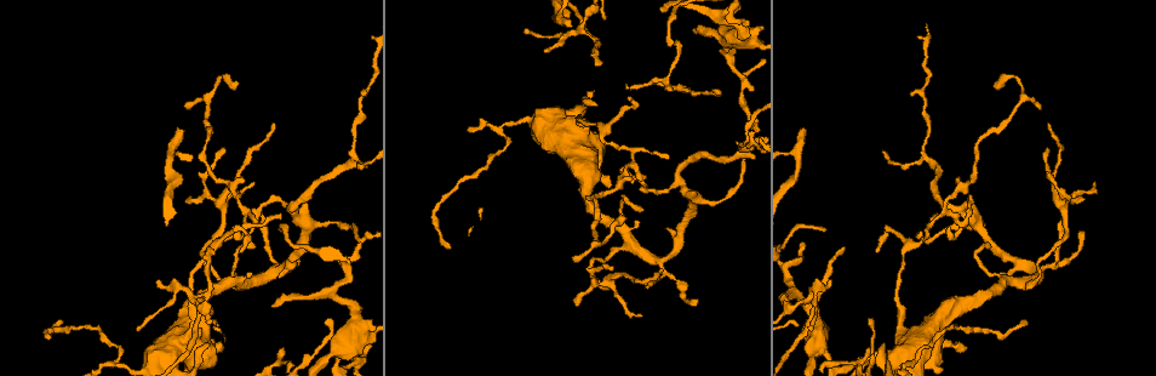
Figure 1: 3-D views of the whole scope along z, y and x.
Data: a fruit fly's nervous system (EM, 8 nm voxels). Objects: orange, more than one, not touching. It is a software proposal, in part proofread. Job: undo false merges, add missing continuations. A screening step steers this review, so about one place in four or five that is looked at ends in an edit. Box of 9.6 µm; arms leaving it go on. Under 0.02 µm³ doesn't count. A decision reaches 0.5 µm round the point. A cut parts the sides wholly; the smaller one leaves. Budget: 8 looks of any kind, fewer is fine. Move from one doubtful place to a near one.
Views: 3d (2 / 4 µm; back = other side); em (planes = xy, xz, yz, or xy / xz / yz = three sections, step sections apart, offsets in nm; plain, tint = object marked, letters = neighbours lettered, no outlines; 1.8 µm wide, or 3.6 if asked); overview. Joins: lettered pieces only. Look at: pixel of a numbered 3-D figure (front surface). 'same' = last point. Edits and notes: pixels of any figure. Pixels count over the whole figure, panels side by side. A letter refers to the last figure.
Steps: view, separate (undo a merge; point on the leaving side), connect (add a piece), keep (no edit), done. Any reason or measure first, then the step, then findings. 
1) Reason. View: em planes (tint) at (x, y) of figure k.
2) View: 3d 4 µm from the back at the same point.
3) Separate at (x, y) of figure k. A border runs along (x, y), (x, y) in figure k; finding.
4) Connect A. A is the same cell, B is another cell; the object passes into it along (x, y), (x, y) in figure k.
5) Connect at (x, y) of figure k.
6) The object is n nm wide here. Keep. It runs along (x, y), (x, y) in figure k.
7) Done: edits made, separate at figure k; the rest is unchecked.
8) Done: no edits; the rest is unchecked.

Abrupt turn. View: 3d 4 µm at (742, 92) of figure 1.

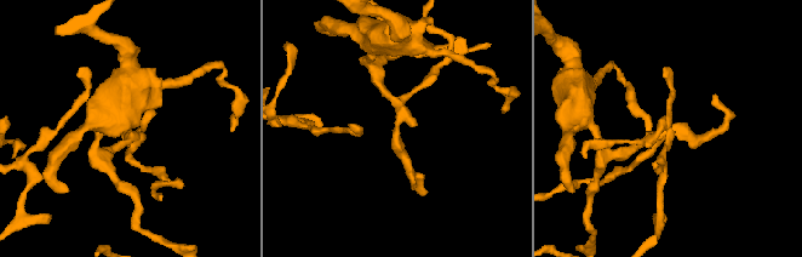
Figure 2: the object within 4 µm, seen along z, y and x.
View: em planes (letters) at (664, 132) of figure 2.

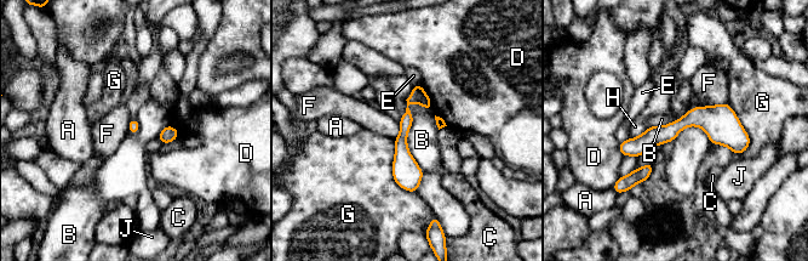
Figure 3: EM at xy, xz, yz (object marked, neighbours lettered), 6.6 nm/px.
Keep. A, B, C, D, E, F, G, H and J are other cells; a border runs along (413, 101), (407, 149), (424, 172) in figure 3; one neuron here.

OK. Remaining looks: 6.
An open end. View: 3d 2 µm at (360, 241) of figure 1.

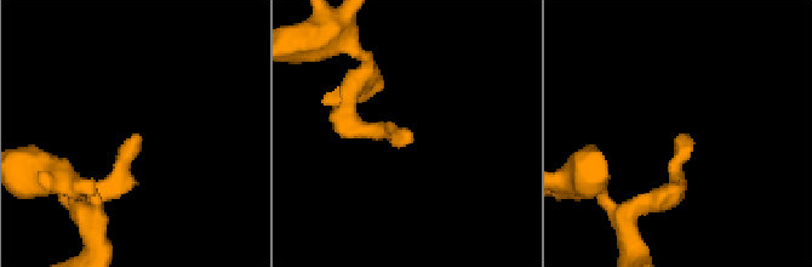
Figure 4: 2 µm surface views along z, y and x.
Shape alone is not enough. View: em planes (letters) at (682, 137) of figure 4.

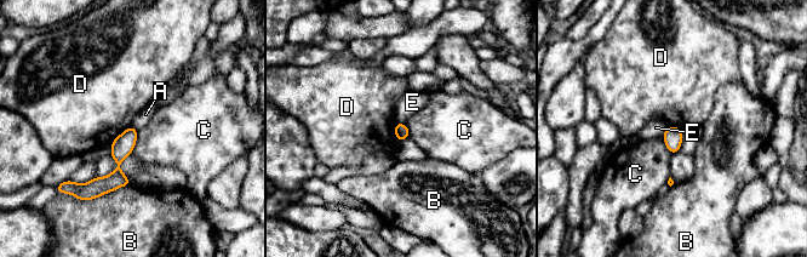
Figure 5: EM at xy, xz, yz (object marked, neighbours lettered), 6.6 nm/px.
Keep. A, B, C, D and E are other cells; it runs along (132, 131), (118, 172), (92, 193) in figure 5; none of them fits.

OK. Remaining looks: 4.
An open end. View: em planes (letters) at (179, 129) of figure 1.

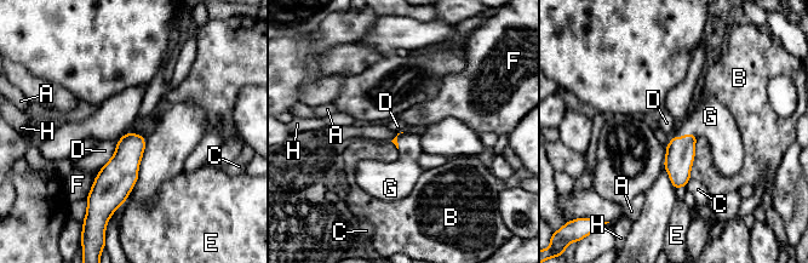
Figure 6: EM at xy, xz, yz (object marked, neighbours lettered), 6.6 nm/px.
Connect G. G is the same cell, A, B, C, D, E, F and H are other cells; the object passes into it along (680, 153), (686, 133), (710, 116) in figure 6; it goes on there.

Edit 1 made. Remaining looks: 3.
Done: edits made, connect at figure 6; the rest is unchecked.

